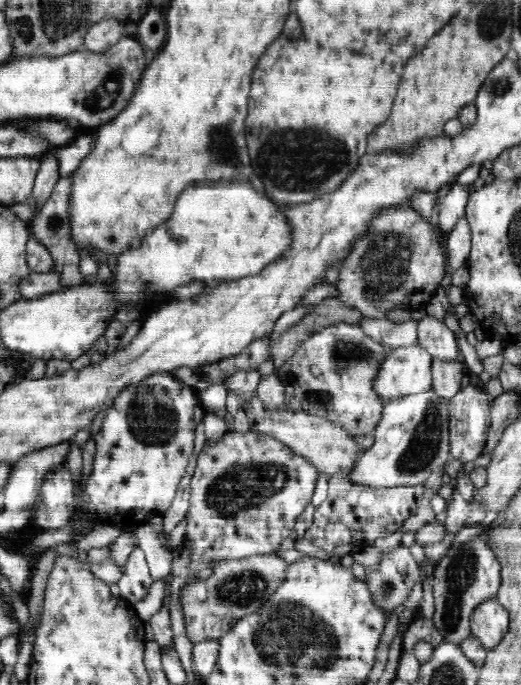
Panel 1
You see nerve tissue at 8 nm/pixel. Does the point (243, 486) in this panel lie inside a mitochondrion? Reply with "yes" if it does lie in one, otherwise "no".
yes

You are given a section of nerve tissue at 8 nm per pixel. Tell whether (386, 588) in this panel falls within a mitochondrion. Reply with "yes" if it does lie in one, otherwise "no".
yes

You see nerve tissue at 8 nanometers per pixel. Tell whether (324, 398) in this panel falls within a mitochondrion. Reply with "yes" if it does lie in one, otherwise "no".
yes

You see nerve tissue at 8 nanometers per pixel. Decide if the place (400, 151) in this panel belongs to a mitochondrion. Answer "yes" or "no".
no

